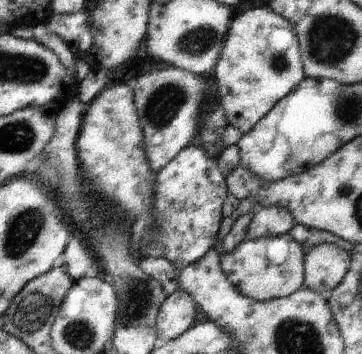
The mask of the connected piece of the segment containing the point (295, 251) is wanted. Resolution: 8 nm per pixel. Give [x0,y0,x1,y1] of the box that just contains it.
[220,234,304,301]

